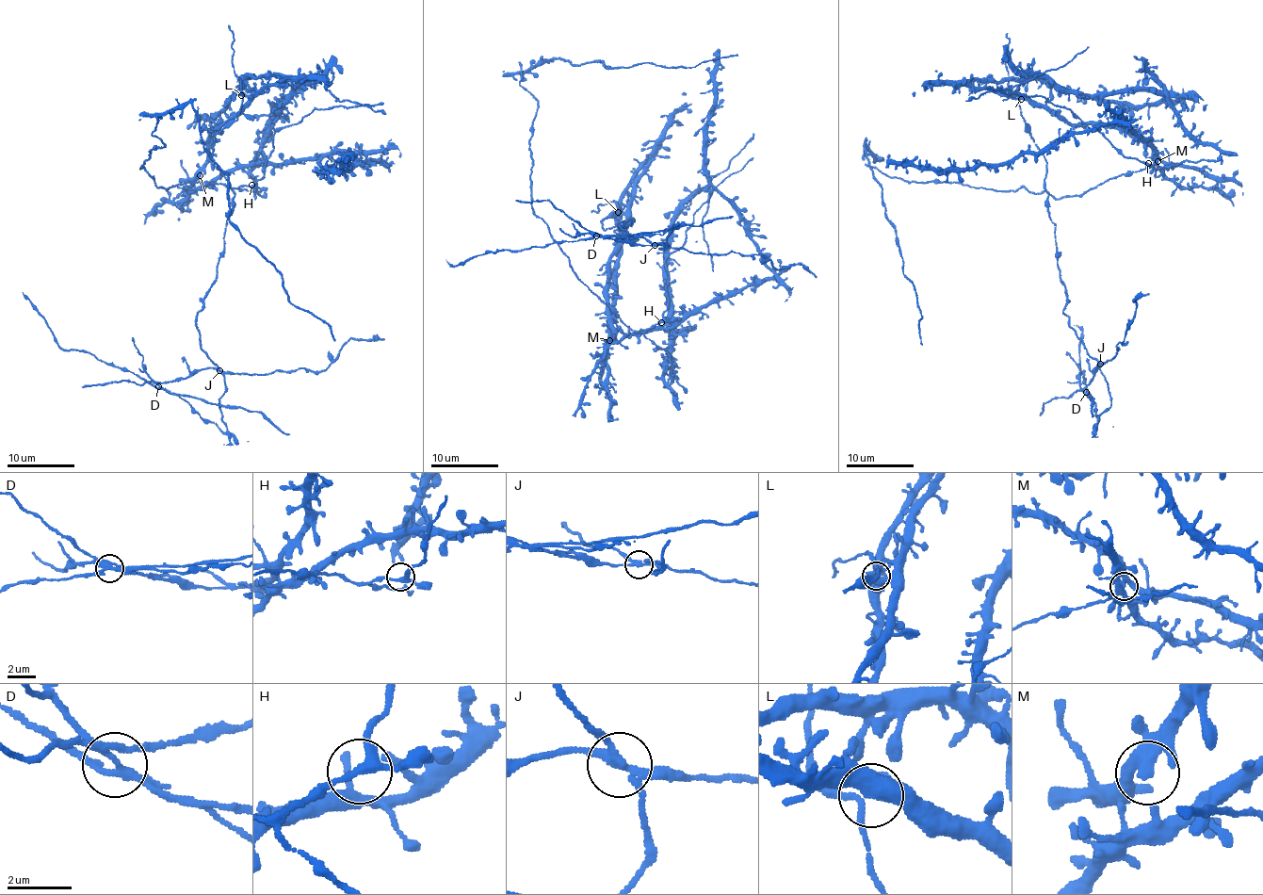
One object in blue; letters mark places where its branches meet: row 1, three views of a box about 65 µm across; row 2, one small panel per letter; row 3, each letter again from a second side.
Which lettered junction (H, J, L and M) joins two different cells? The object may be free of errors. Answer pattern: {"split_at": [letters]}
{"split_at": ["J"]}

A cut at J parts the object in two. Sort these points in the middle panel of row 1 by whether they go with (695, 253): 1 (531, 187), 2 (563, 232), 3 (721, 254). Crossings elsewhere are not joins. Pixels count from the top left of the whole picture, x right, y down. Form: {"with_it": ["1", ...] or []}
{"with_it": ["2", "3"]}

